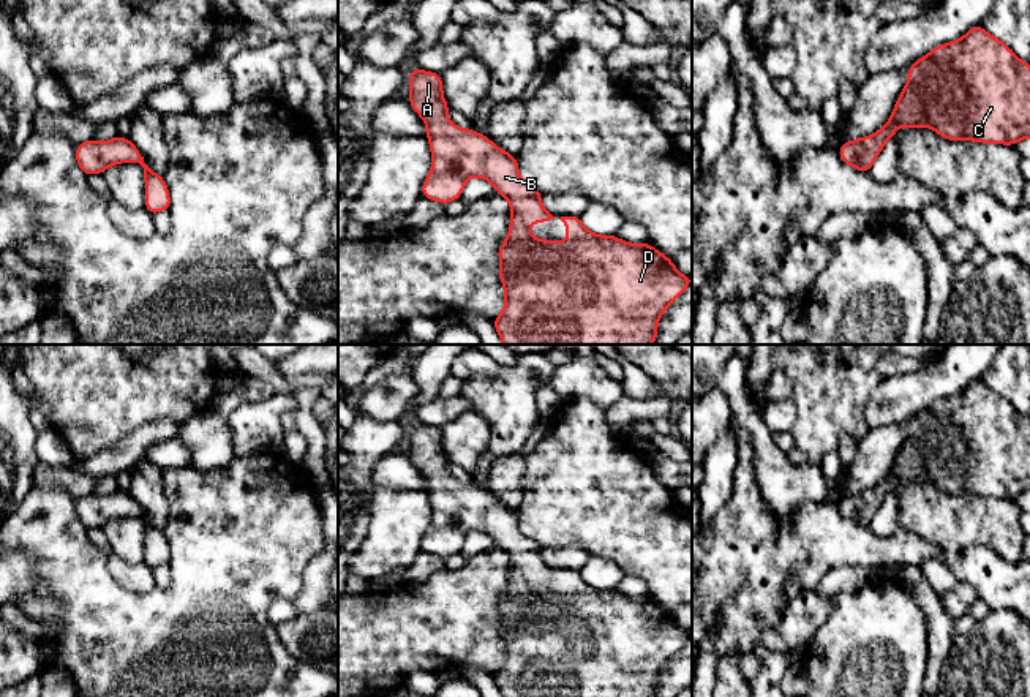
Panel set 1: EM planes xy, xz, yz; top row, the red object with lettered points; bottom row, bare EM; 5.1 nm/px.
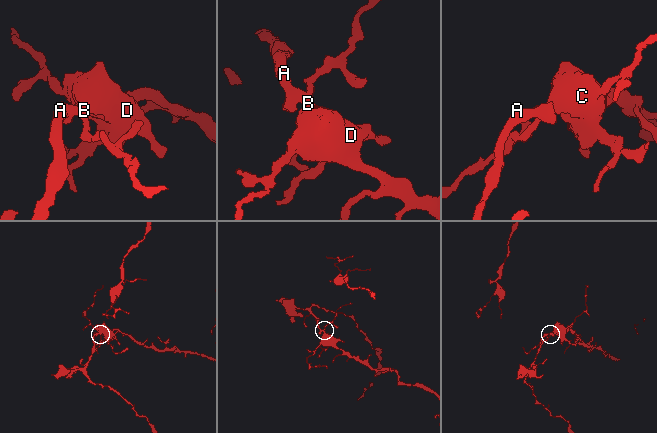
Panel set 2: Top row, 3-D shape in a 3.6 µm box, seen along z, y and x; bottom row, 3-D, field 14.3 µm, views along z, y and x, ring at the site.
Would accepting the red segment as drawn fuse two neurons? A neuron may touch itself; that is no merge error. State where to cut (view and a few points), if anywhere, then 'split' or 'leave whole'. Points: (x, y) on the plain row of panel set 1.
cut none; leave whole

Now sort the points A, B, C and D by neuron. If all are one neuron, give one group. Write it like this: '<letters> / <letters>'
A B C D

